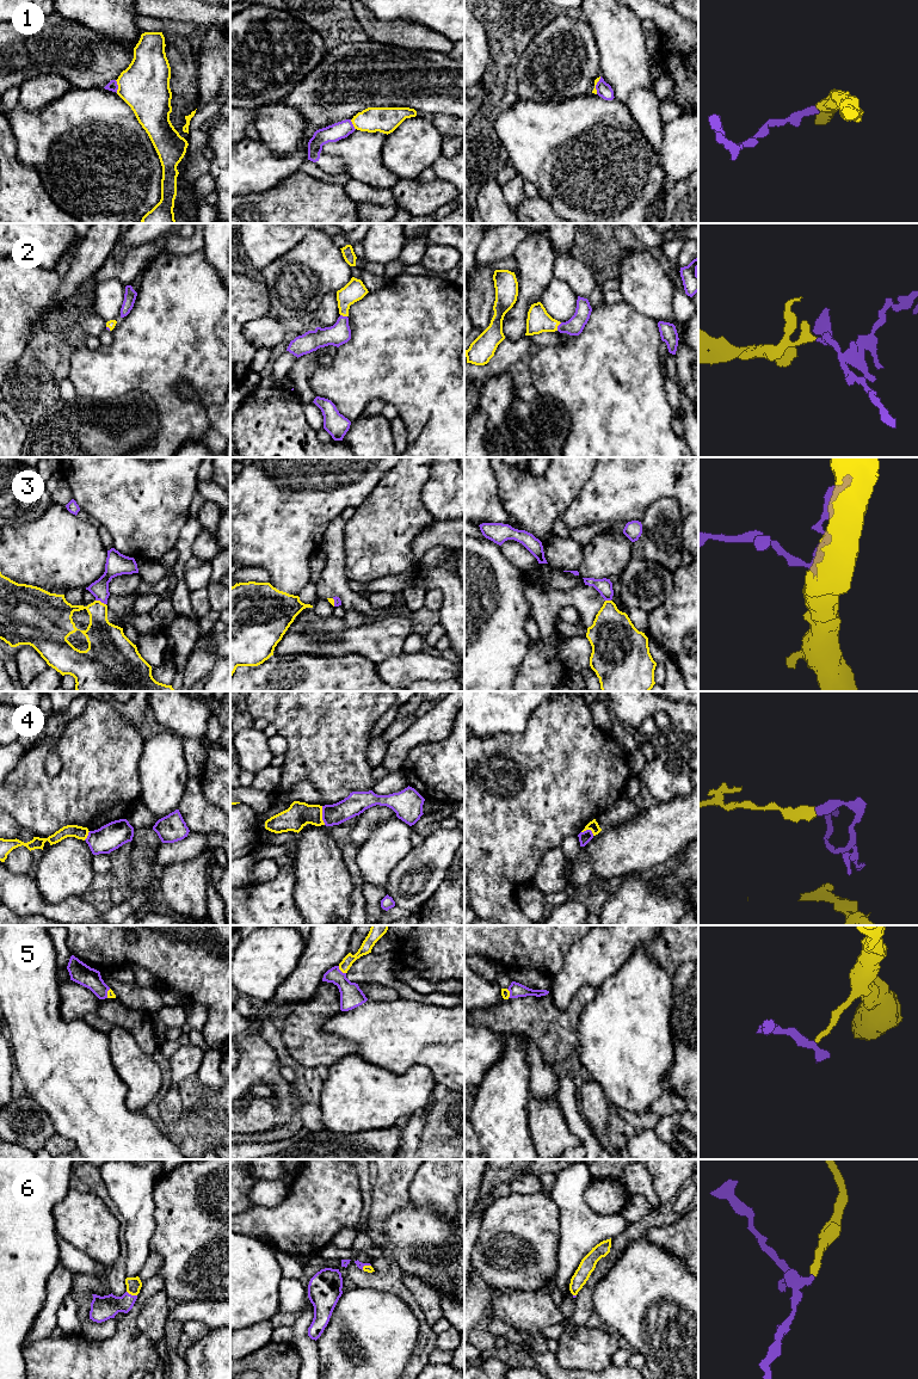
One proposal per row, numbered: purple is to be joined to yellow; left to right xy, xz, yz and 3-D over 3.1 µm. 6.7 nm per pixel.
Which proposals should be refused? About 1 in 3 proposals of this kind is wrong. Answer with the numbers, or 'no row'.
1, 4

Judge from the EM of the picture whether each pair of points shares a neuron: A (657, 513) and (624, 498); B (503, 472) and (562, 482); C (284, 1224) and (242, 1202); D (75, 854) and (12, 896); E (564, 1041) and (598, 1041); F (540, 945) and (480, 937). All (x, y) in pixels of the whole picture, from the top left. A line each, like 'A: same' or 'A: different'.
A: different
B: same
C: different
D: different
E: different
F: same

